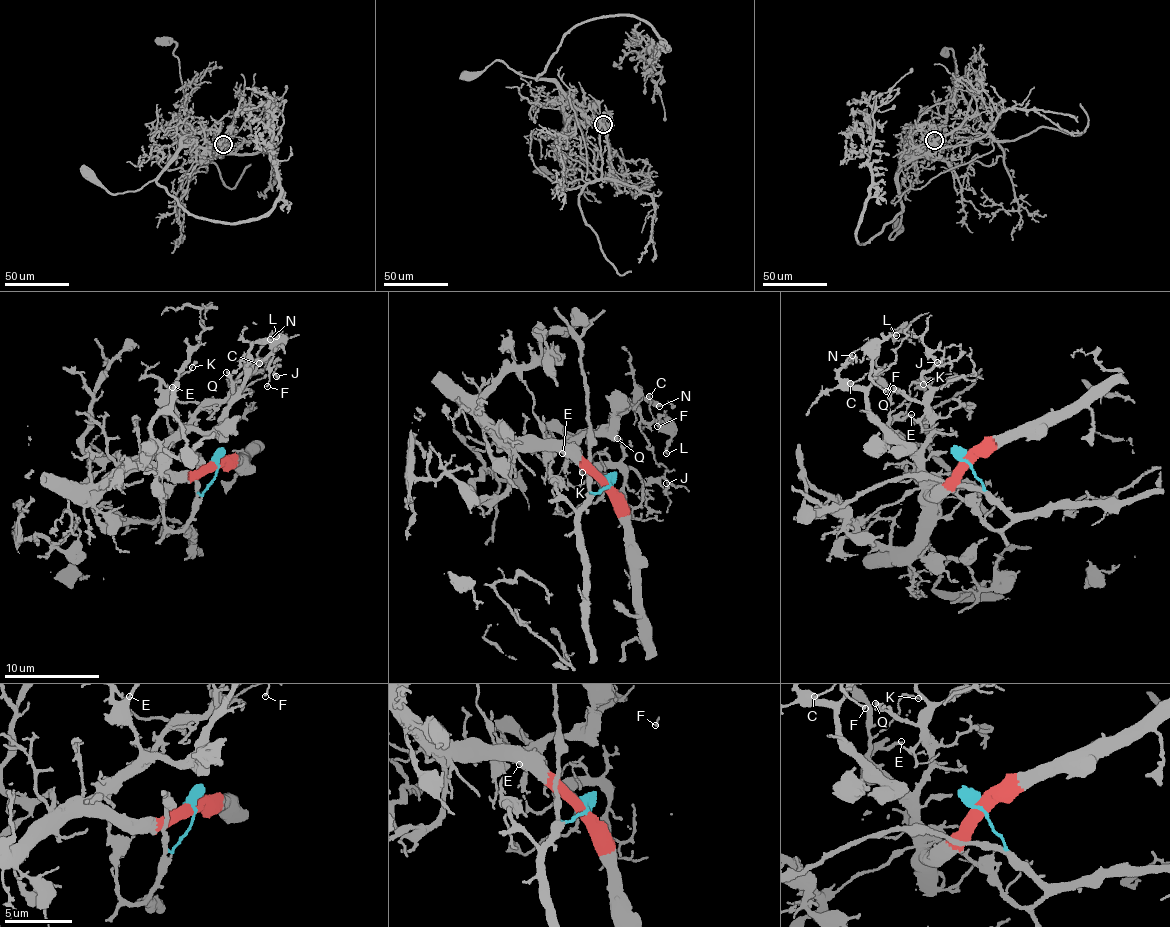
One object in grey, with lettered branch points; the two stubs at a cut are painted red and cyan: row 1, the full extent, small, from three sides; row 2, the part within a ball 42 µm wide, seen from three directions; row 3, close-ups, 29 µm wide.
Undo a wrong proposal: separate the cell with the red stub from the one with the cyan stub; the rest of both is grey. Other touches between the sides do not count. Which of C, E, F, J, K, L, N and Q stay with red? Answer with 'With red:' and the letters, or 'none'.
With red: C, E, F, J, K, L, N, Q

